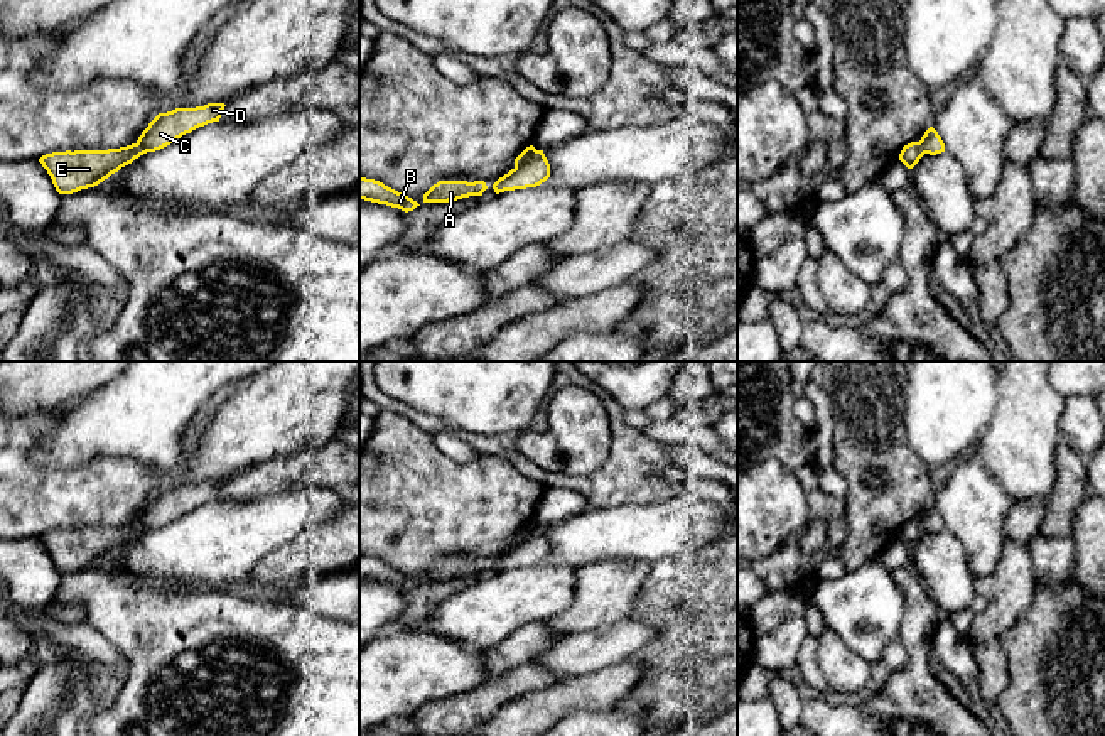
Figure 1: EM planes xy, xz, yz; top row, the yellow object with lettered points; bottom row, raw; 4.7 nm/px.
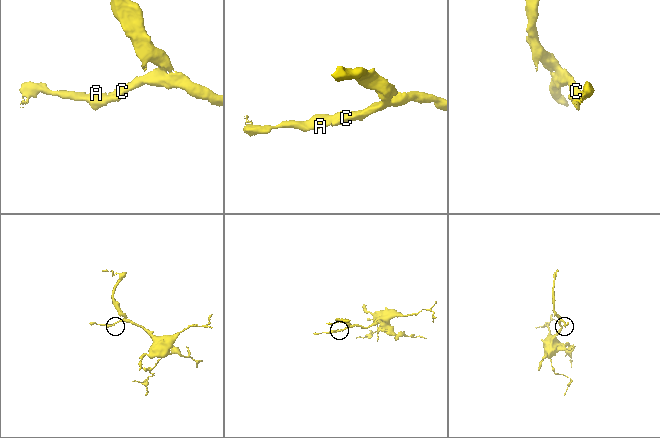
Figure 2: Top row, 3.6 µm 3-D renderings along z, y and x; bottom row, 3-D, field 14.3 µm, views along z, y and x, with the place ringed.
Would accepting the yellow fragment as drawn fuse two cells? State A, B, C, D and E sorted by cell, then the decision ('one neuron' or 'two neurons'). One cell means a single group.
A B C D E; one neuron

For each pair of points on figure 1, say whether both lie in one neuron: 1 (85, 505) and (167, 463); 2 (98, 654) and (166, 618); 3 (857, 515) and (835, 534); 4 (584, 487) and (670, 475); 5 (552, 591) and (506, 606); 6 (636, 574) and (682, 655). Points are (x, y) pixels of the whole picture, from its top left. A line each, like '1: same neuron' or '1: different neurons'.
1: different neurons
2: different neurons
3: different neurons
4: different neurons
5: same neuron
6: different neurons

